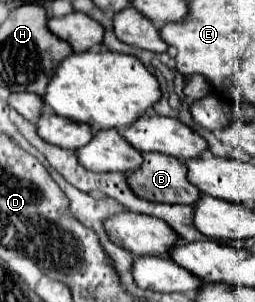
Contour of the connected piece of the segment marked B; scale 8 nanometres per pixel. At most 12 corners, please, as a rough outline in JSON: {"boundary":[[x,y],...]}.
{"boundary":[[144,153],[128,175],[138,197],[194,205],[202,191],[188,181],[186,163]]}

